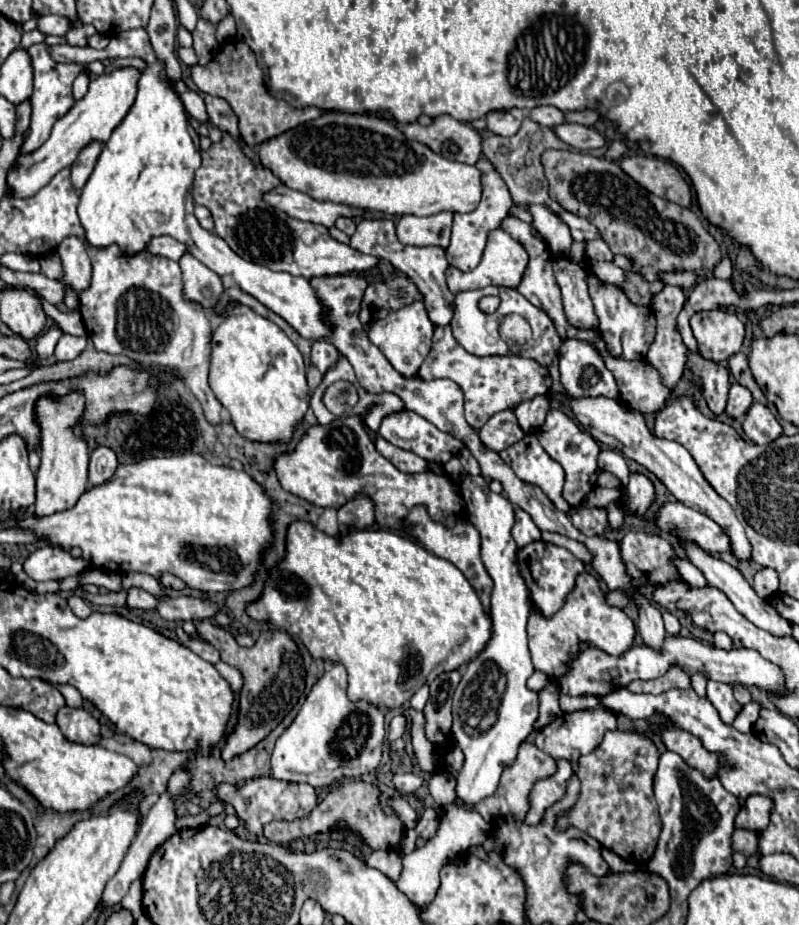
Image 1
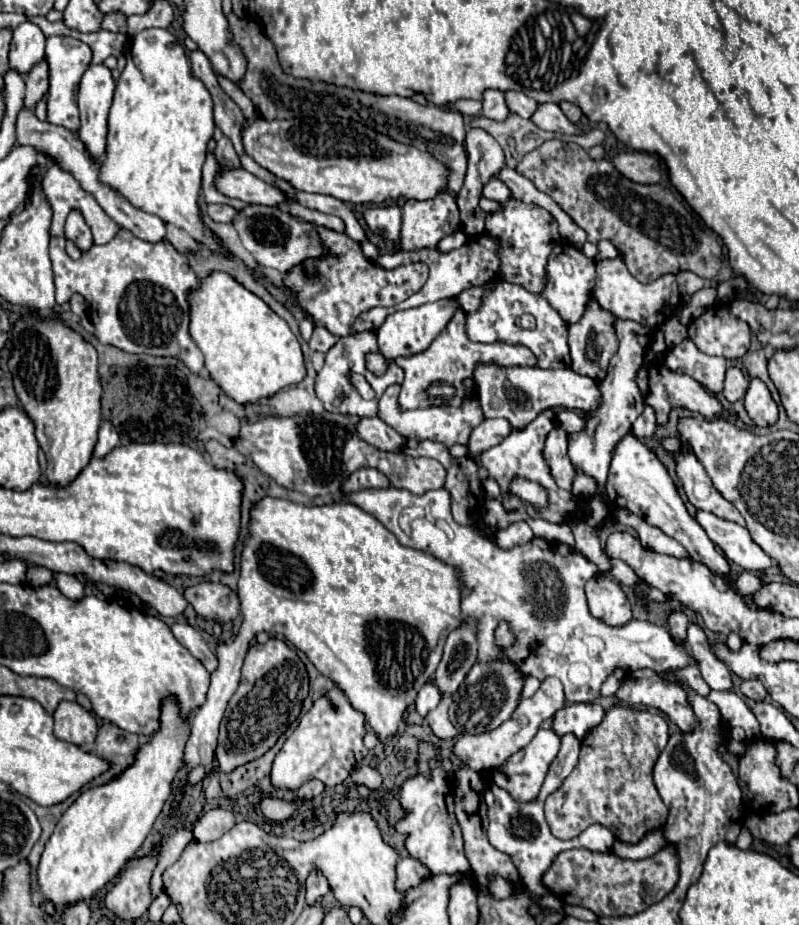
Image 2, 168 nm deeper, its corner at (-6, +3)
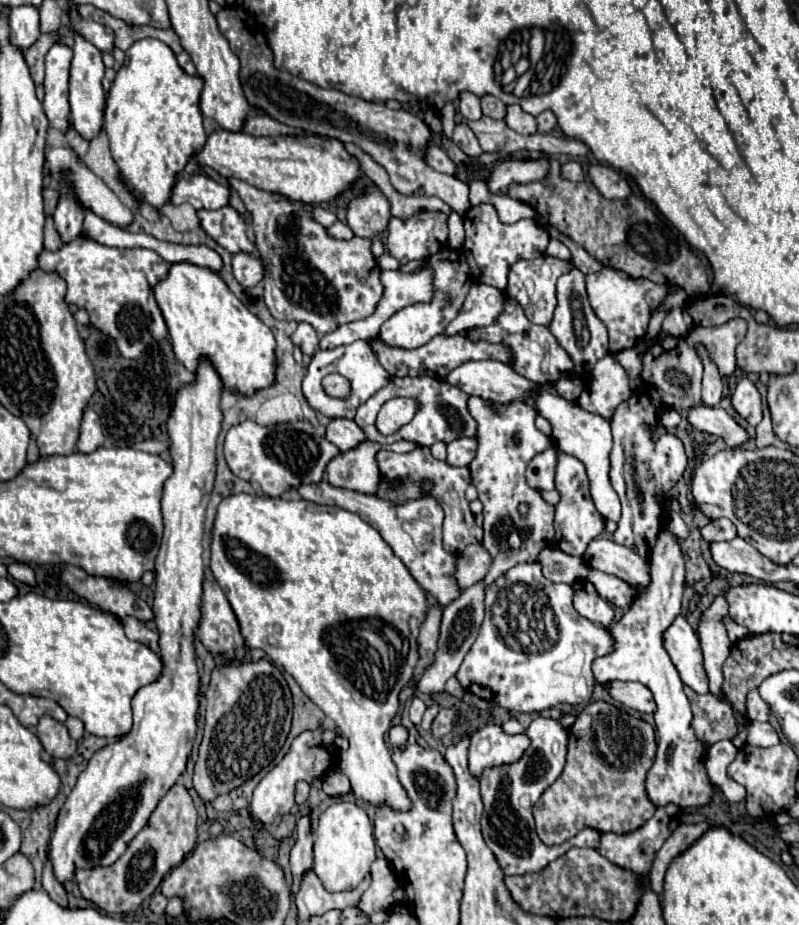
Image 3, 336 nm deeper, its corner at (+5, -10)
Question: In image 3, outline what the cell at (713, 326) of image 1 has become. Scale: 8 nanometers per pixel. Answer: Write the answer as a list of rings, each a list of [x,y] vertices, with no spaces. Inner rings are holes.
[[[731,319],[719,327],[693,327],[687,335],[691,347],[705,345],[709,357],[719,367],[721,375],[731,375],[735,371],[735,347],[743,341],[747,331],[747,321]]]

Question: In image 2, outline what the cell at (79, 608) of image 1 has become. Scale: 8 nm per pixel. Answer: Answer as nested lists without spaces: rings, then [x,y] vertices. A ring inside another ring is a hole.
[[[56,574],[56,586],[70,600],[82,600],[84,596],[84,586],[70,574]]]

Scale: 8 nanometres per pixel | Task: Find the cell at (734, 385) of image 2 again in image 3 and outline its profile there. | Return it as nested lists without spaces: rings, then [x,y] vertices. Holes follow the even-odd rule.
[[[703,345],[697,347],[697,353],[703,361],[703,367],[705,367],[705,373],[703,373],[703,403],[705,405],[719,405],[721,397],[723,397],[723,383],[721,383],[721,375],[717,371],[717,365],[709,359],[709,355],[705,353]]]

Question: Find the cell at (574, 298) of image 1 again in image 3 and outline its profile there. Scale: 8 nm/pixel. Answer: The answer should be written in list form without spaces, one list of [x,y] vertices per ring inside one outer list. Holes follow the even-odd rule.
[[[543,255],[543,257],[537,257],[535,261],[533,259],[523,259],[523,261],[515,261],[515,265],[511,265],[511,273],[507,277],[507,289],[505,289],[505,295],[513,301],[517,301],[527,319],[531,323],[537,323],[537,325],[549,325],[551,323],[551,317],[553,317],[553,311],[555,311],[555,305],[557,305],[557,299],[555,299],[555,283],[557,279],[567,273],[569,269],[573,267],[573,263],[569,261],[561,261],[557,257],[551,257],[551,255]]]

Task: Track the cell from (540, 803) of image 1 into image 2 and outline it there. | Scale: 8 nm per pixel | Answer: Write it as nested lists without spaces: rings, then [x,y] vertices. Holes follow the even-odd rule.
[[[538,730],[534,740],[522,748],[518,754],[514,754],[504,766],[498,766],[492,770],[492,782],[506,792],[518,802],[530,802],[534,796],[538,796],[542,788],[542,780],[546,780],[546,772],[550,770],[550,764],[554,762],[554,756],[558,756],[560,748],[560,738],[552,730]]]

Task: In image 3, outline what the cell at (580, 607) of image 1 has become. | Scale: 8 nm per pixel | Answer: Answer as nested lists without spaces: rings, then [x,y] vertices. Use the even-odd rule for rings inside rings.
[[[579,581],[573,585],[575,595],[573,595],[573,607],[579,615],[583,615],[585,619],[599,623],[603,627],[609,627],[613,623],[613,607],[607,599],[603,599],[595,585],[591,585],[589,581]]]

